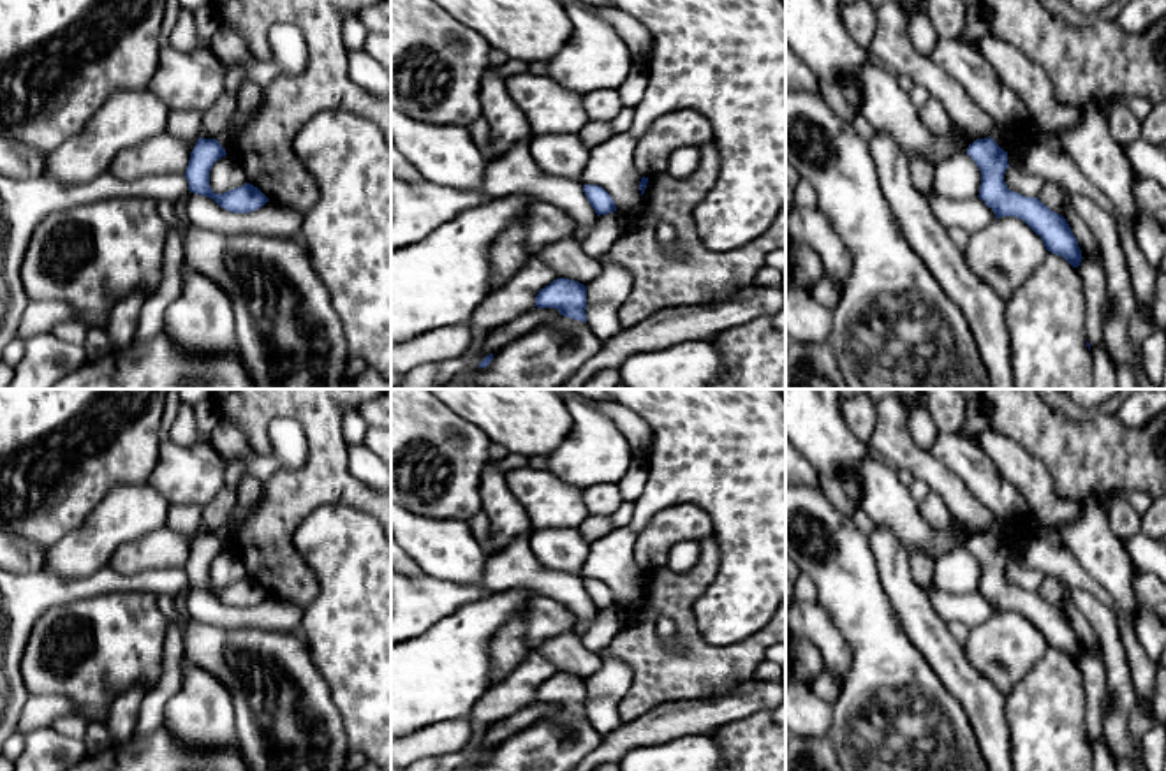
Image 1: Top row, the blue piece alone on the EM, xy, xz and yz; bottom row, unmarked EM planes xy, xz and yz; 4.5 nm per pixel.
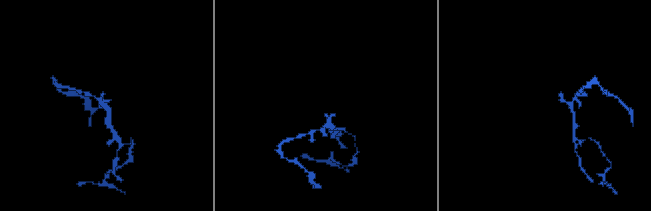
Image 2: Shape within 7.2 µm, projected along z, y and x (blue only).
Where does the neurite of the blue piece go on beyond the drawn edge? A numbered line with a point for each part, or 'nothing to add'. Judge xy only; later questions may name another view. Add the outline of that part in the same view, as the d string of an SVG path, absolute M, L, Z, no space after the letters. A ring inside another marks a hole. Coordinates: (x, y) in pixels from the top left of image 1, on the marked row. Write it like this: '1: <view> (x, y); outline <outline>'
nothing to add

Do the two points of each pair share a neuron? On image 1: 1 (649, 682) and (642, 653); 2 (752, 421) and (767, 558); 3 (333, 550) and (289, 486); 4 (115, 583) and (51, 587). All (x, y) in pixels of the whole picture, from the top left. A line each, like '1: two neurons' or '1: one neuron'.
1: one neuron
2: one neuron
3: two neurons
4: one neuron

